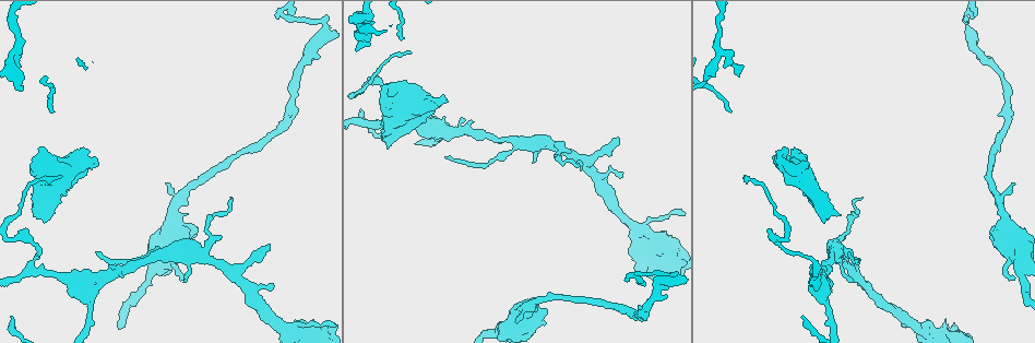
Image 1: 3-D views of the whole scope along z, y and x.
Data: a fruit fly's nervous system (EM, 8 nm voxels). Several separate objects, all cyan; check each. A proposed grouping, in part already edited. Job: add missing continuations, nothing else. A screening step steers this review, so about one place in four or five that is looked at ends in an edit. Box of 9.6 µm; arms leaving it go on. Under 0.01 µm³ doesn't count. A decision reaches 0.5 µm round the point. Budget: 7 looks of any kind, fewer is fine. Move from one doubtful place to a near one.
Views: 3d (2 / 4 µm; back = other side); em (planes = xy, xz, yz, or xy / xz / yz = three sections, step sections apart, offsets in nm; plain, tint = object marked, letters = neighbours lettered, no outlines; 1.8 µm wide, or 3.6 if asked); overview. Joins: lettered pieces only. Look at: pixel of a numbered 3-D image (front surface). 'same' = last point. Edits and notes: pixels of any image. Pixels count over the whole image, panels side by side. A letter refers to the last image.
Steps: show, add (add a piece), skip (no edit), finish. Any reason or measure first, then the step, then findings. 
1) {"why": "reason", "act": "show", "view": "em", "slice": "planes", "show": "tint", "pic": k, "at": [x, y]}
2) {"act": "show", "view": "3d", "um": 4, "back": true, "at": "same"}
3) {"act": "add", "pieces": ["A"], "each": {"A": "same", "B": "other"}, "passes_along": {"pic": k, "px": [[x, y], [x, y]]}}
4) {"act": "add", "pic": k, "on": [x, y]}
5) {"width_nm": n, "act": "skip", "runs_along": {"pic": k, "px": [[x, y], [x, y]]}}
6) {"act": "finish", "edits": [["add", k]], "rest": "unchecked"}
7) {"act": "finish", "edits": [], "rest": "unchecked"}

{"why": "an open end", "act": "show", "view": "3d", "um": 4, "pic": 1, "at": [512, 323]}

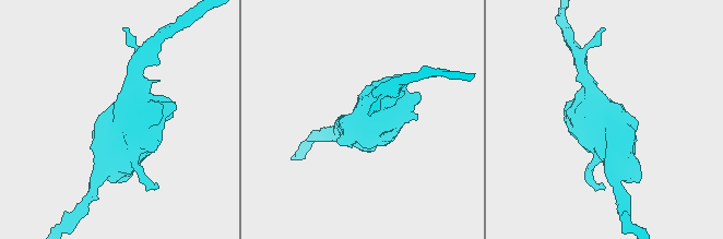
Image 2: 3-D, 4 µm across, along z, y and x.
{"act": "show", "view": "em", "um": 3.6, "slice": "planes", "show": "letters", "pic": 2, "at": [354, 119]}

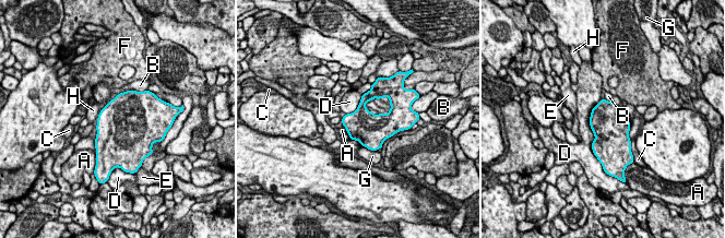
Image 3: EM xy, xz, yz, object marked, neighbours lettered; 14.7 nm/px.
{"act": "skip", "each": {"A": "other", "B": "other", "C": "other", "D": "other", "E": "other", "F": "other", "G": "other", "H": "other"}, "border": {"pic": 3, "px": [[602, 98], [590, 117], [594, 155]]}, "found": "no lettered piece goes on from it"}

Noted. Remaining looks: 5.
{"why": "sudden change in width", "act": "show", "view": "3d", "um": 4, "pic": 1, "at": [825, 209]}

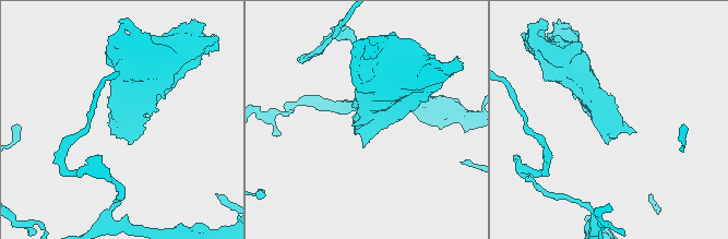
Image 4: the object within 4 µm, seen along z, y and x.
{"act": "show", "view": "em", "slice": "xy", "step": 4, "show": "tint", "pic": 4, "at": [120, 124]}

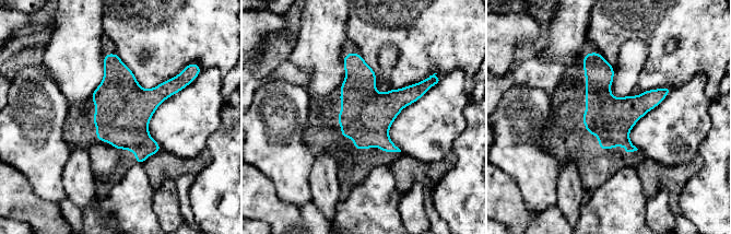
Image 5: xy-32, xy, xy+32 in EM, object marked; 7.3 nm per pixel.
{"why": "cut it another way", "act": "show", "view": "em", "slice": "planes", "show": "letters", "at": "same"}

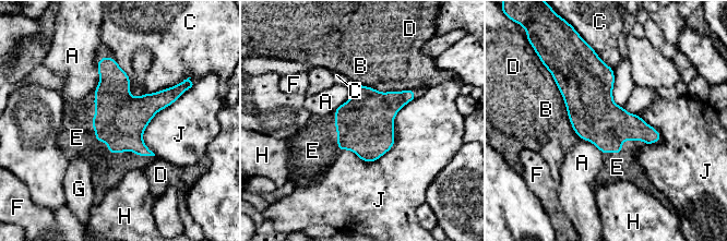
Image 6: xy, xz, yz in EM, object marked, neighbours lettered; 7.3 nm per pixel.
{"longest_contact_nm": ["J", 700], "act": "add", "pieces": ["E"], "each": {"A": "other", "B": "other", "C": "other", "D": "other", "E": "same", "F": "other", "G": "other", "H": "other", "J": "other"}, "passes_along": {"pic": 6, "px": [[120, 119], [104, 141], [76, 137]]}, "found": "the neuron continues"}

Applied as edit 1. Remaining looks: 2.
{"act": "finish", "edits": [["add", 6]], "rest": "unchecked"}

